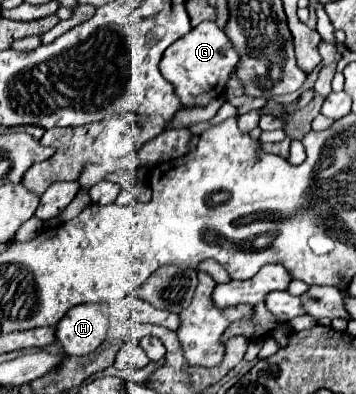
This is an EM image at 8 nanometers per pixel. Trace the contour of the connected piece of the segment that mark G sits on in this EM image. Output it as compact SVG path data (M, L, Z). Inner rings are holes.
M202 22L166 50L160 62L160 72L166 76L166 80L172 82L174 94L178 94L182 106L196 108L208 106L212 100L224 94L236 64L238 52L234 50L230 38L218 28L216 22Z

